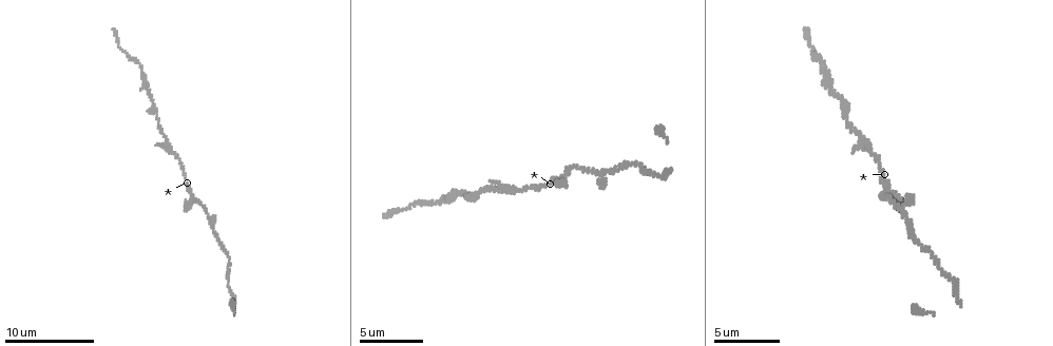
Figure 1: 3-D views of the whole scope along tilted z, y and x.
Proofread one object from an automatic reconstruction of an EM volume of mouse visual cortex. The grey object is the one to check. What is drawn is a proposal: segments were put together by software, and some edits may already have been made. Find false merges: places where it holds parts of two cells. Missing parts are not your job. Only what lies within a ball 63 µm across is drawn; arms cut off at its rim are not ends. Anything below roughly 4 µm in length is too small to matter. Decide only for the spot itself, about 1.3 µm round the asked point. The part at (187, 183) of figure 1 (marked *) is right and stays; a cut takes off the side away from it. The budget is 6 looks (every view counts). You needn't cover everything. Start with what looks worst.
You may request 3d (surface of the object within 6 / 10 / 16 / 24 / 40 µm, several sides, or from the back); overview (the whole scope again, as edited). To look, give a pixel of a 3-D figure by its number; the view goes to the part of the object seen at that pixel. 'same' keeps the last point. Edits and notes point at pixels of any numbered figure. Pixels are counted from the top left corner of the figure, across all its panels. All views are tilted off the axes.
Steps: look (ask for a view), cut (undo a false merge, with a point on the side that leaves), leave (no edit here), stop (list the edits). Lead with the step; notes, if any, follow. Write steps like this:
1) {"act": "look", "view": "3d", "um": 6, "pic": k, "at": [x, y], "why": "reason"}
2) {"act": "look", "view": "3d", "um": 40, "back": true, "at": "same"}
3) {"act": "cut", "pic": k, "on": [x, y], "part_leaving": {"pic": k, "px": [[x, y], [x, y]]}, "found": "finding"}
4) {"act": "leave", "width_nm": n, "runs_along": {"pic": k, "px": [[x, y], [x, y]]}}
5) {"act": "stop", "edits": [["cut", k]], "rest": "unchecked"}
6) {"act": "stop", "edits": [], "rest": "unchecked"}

{"act": "look", "view": "3d", "um": 10, "pic": 1, "at": [197, 202], "why": "small branch off a trunk"}

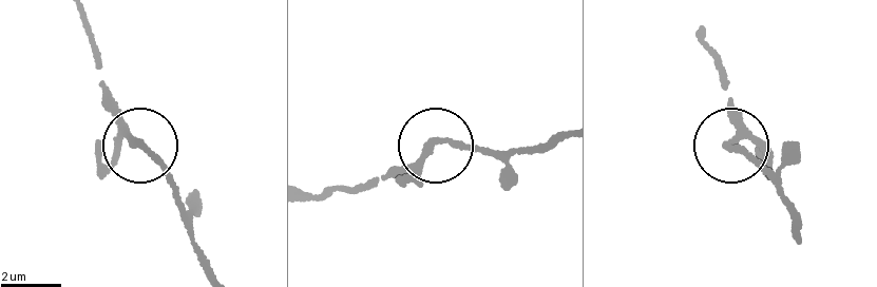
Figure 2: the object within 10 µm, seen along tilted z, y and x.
{"act": "leave", "arms": 3, "runs_along": {"pic": 2, "px": [[103, 82], [107, 108], [124, 136], [157, 164], [192, 219]]}, "found": "all the same cell"}

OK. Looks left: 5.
{"act": "look", "view": "3d", "um": 6, "pic": 1, "at": [842, 111], "why": "two arms in line, one across"}

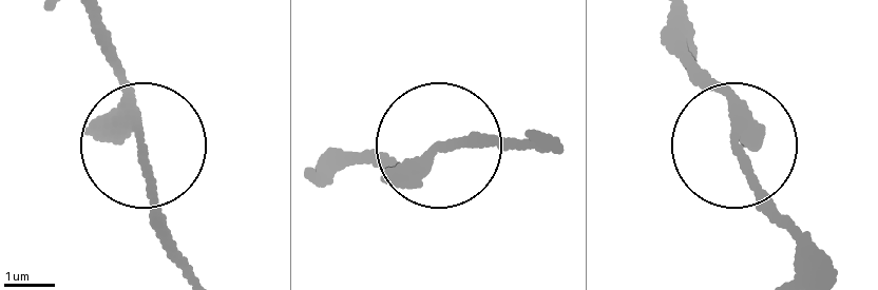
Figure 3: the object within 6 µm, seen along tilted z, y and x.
{"act": "leave", "arms": 3, "found": "all the same cell"}

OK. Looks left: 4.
{"act": "look", "view": "3d", "um": 10, "pic": 1, "at": [175, 158], "why": "thick turns thin"}

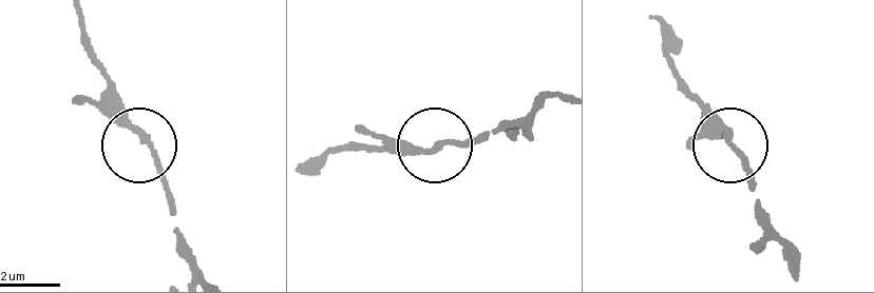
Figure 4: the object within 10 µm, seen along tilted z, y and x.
{"act": "look", "view": "3d", "um": 6, "pic": 4, "at": [144, 135], "why": "zoom in"}

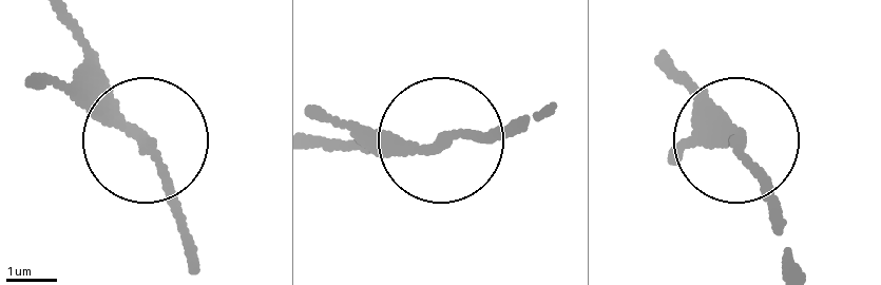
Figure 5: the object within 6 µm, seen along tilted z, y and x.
{"act": "leave", "runs_along": {"pic": 5, "px": [[535, 120], [498, 141], [458, 137], [405, 154], [312, 140]]}, "found": "one cell here"}

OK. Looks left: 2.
{"act": "stop", "edits": [], "rest": "unchecked"}

